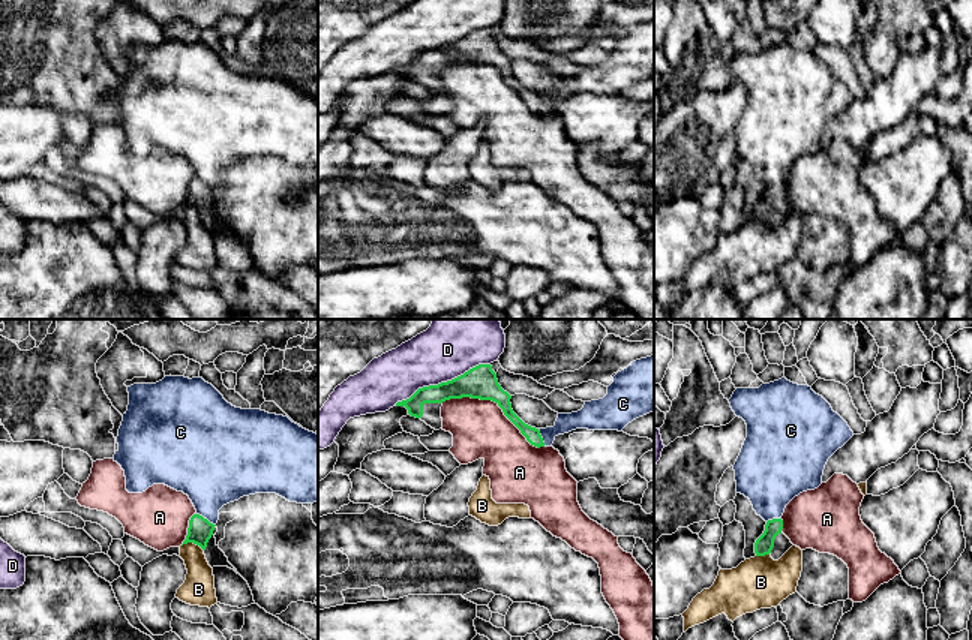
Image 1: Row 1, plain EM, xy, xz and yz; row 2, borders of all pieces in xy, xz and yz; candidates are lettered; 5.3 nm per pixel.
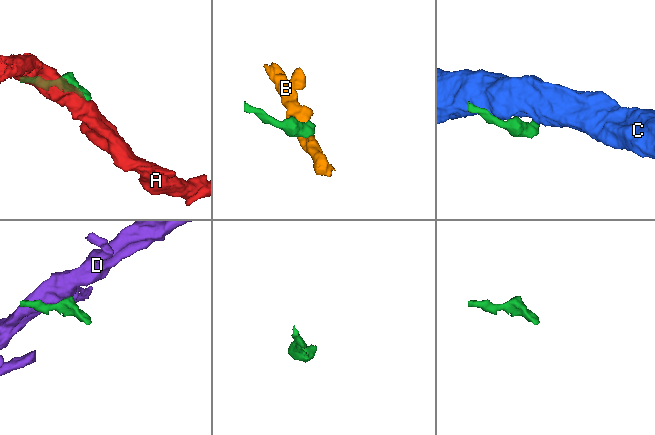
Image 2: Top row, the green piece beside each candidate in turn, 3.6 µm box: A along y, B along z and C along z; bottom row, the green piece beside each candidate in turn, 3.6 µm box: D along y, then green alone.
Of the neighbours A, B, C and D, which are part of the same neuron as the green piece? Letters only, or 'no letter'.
no letter

